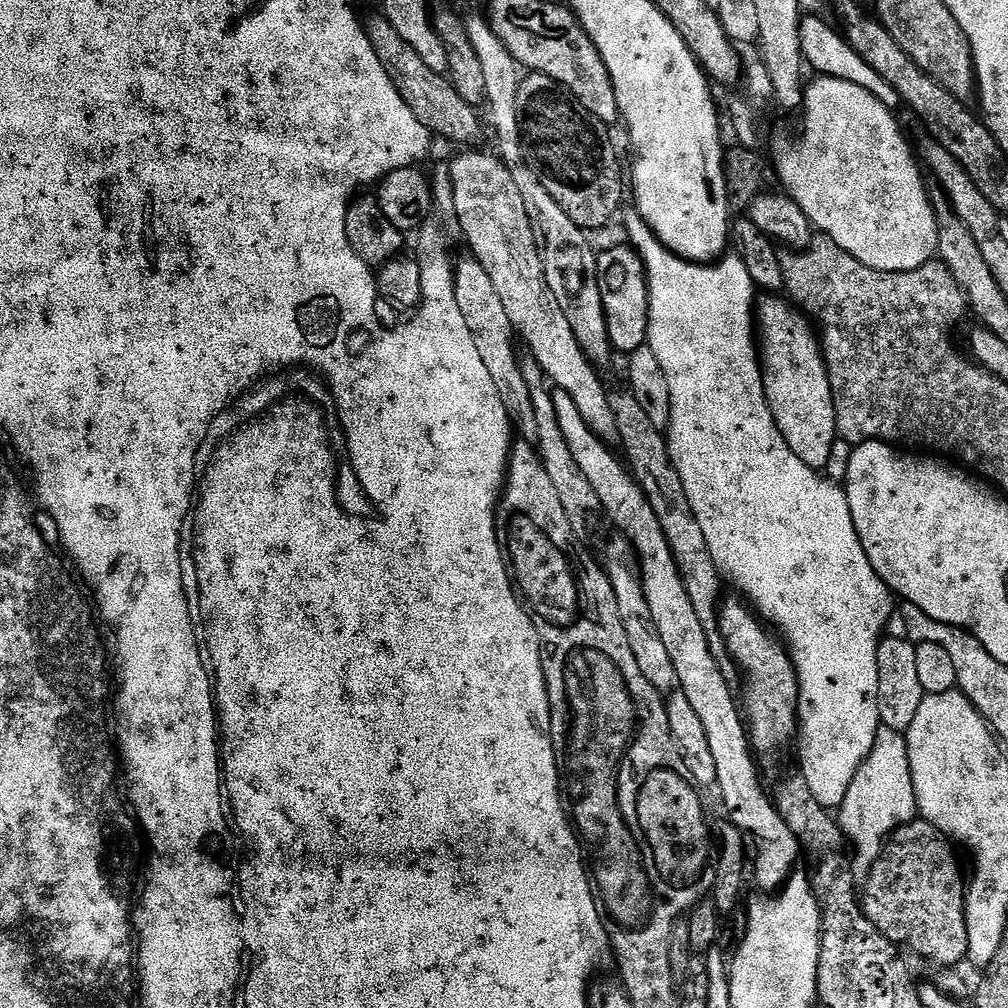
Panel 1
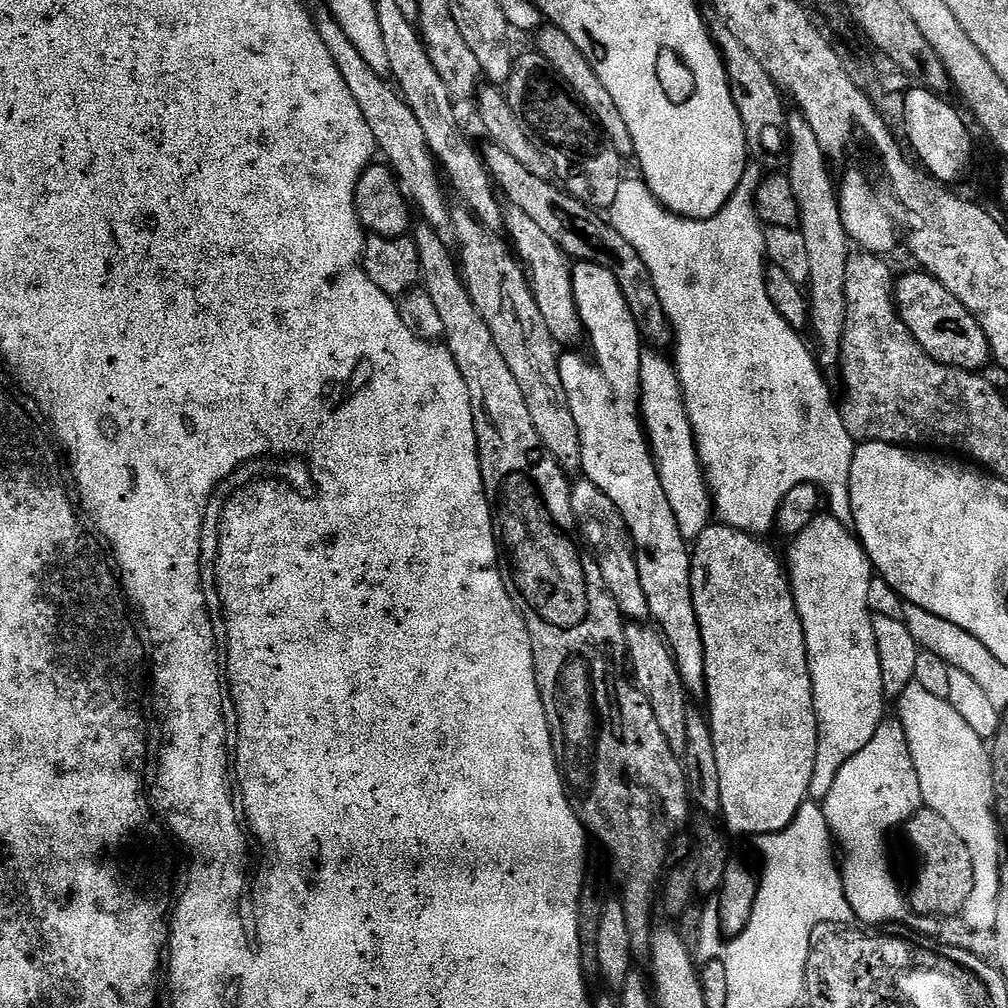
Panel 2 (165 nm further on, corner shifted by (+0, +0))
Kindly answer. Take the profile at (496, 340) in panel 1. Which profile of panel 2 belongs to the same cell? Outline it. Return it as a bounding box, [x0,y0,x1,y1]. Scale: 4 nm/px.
[314,11,453,241]

